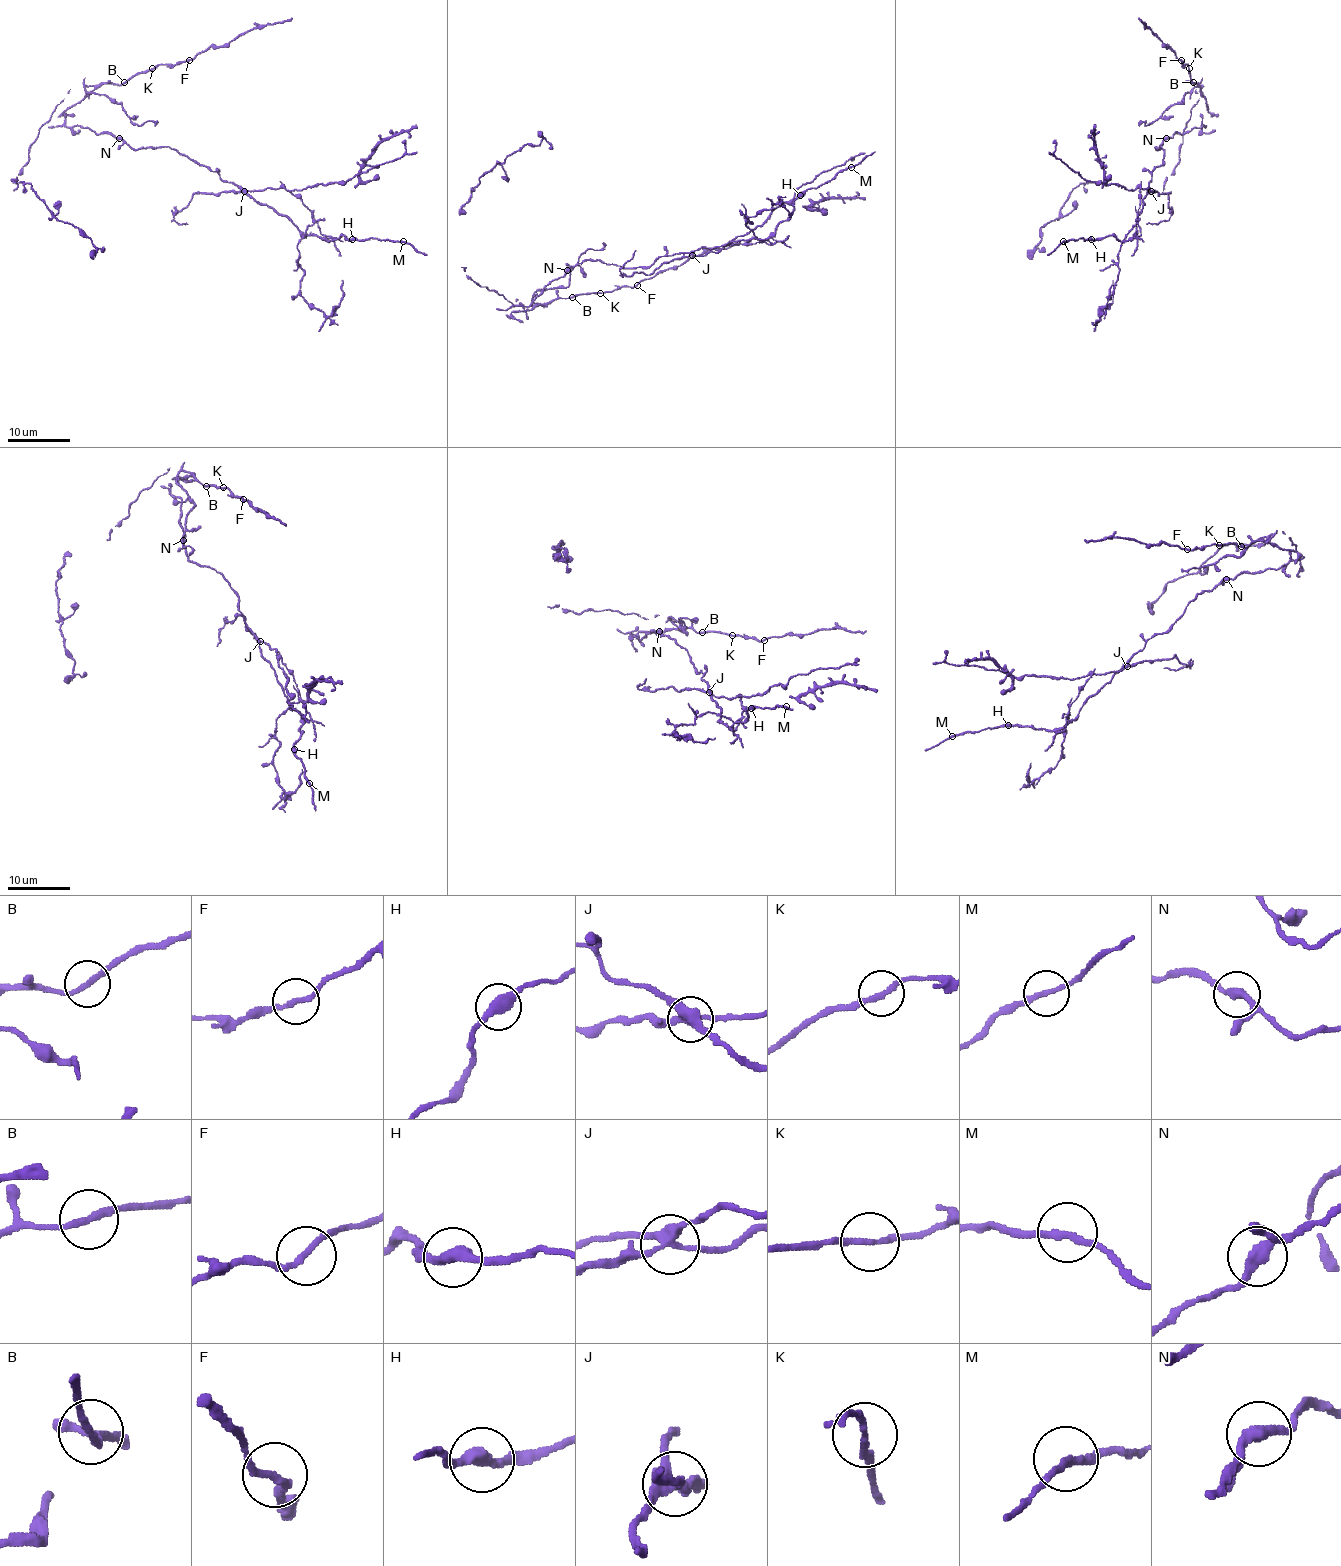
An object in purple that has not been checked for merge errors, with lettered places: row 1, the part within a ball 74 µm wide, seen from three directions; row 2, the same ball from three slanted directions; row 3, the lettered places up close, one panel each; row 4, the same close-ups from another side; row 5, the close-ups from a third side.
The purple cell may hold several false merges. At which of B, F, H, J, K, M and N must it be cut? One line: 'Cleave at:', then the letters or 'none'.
Cleave at: B, J, N

